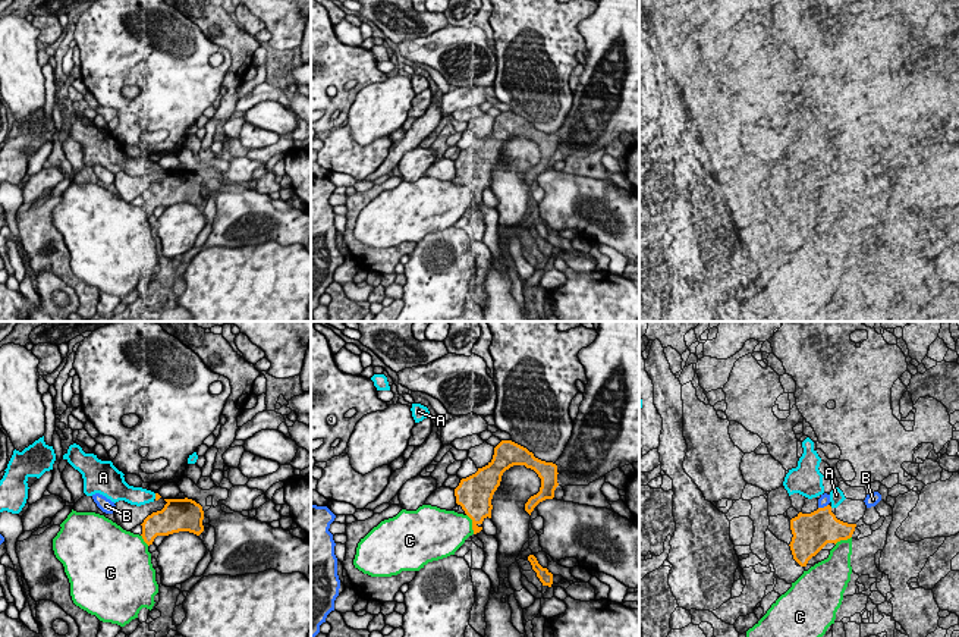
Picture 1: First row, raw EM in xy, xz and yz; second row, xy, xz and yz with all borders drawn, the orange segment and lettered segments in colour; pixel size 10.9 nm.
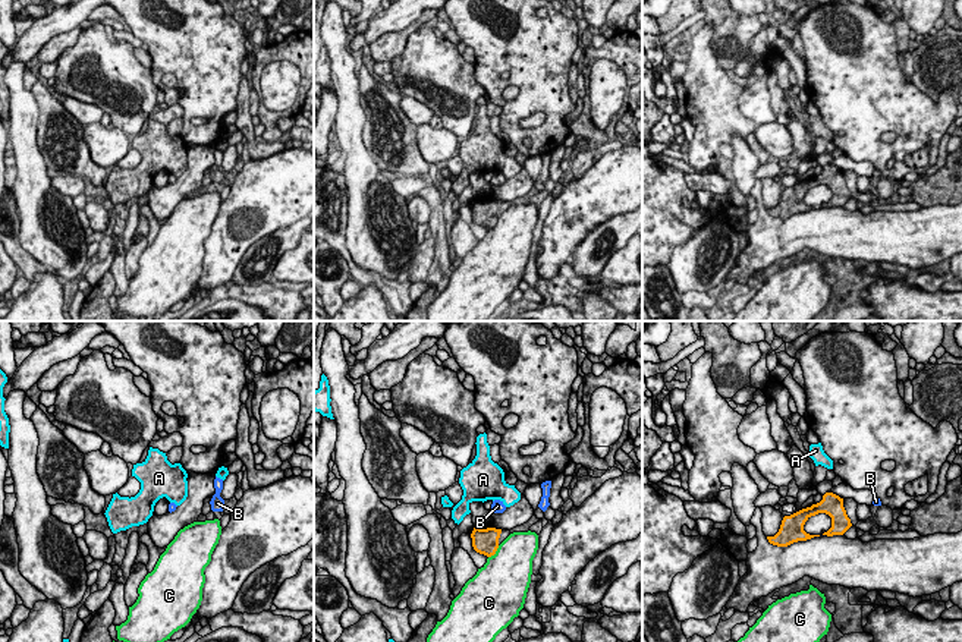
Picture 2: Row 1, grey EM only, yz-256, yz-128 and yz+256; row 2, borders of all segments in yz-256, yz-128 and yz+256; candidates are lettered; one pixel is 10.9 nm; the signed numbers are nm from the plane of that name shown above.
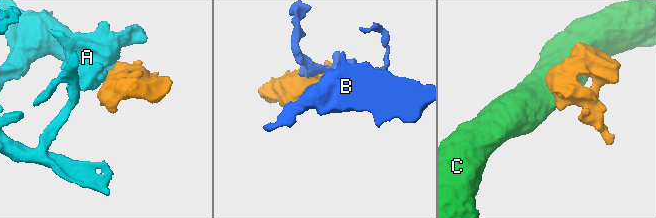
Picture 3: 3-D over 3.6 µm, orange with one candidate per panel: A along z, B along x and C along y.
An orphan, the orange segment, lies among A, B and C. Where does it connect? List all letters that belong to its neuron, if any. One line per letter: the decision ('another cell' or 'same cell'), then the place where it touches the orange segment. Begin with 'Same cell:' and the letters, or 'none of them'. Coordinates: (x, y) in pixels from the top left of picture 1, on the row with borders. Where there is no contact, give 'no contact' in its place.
Same cell: A
A: same cell | xy (156, 496)
B: another cell | yz (824, 507)
C: another cell | xz (472, 524)

